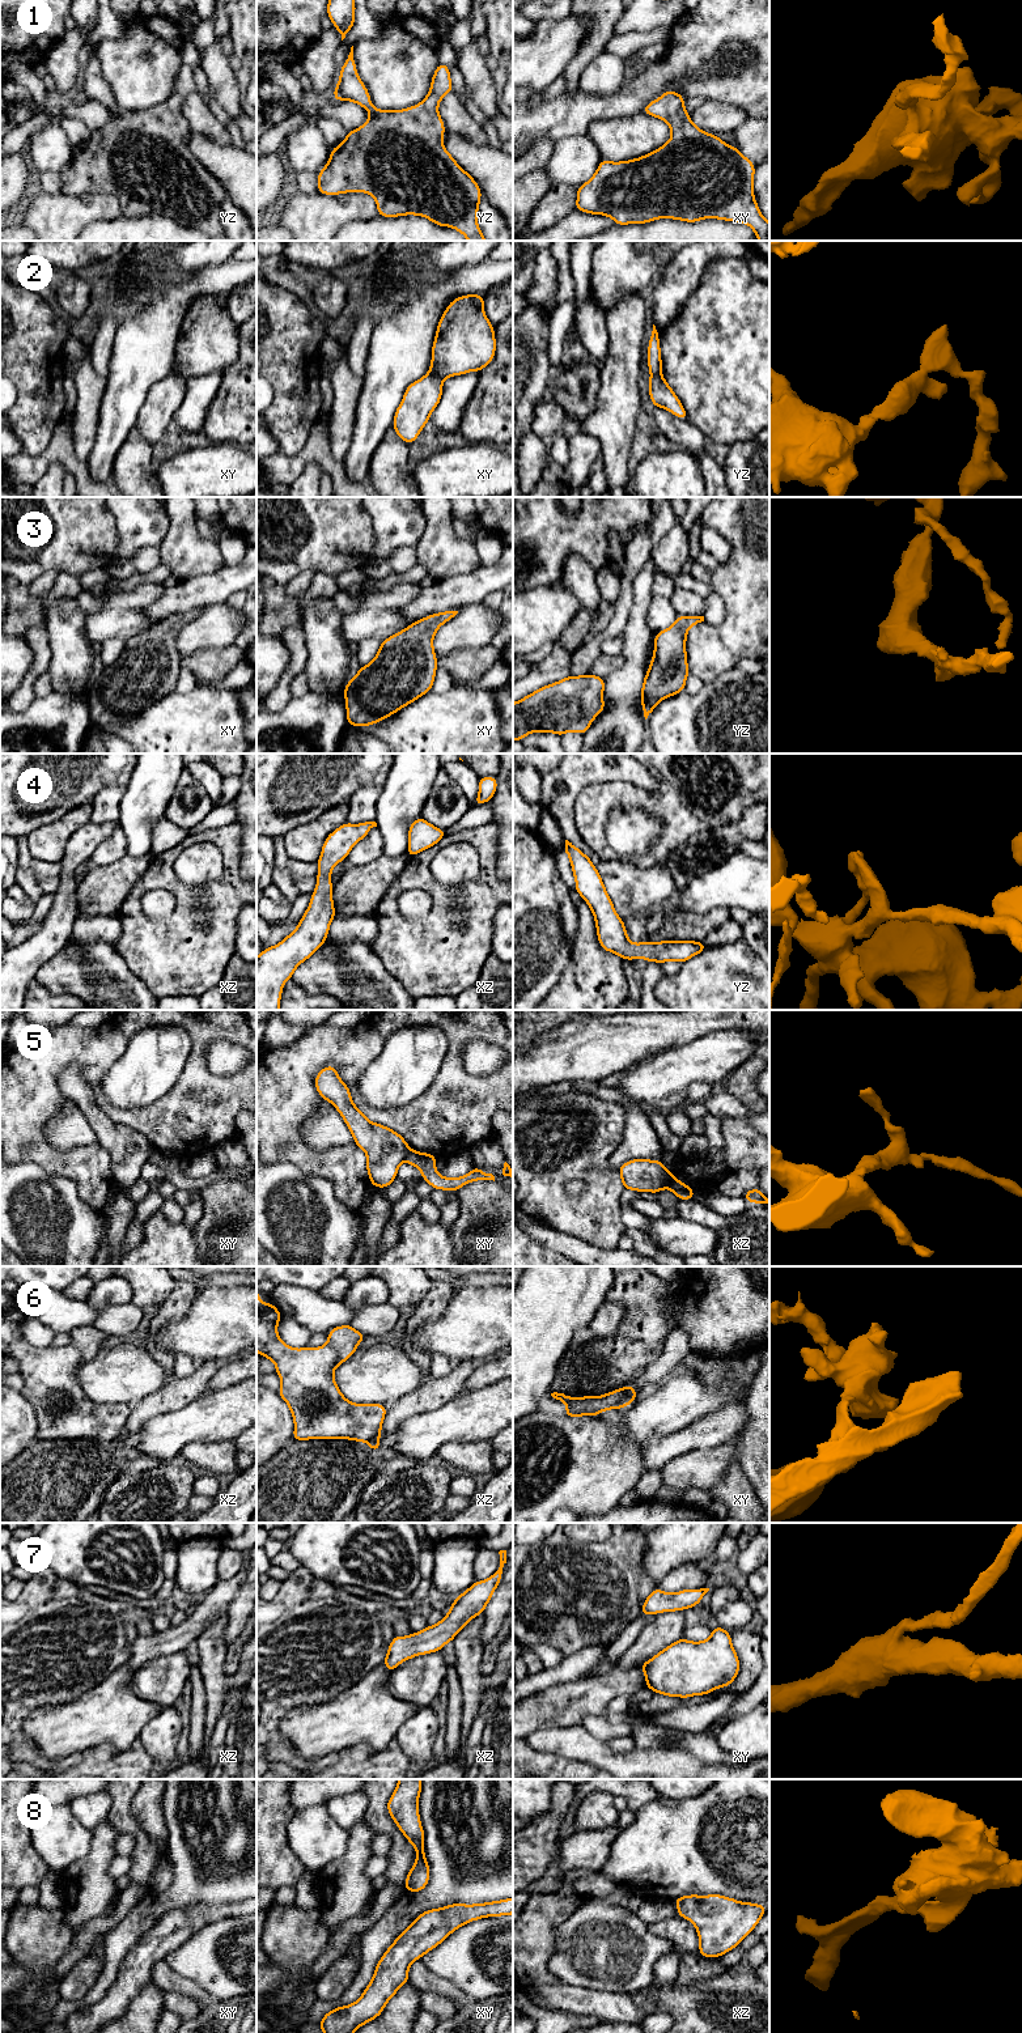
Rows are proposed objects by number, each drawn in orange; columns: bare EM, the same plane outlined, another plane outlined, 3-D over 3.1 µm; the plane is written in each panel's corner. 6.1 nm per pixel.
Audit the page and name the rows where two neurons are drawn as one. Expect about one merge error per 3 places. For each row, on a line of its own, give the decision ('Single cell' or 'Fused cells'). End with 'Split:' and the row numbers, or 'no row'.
1: Single cell
2: Fused cells
3: Single cell
4: Single cell
5: Fused cells
6: Fused cells
7: Single cell
8: Single cell
Split: 2, 5, 6

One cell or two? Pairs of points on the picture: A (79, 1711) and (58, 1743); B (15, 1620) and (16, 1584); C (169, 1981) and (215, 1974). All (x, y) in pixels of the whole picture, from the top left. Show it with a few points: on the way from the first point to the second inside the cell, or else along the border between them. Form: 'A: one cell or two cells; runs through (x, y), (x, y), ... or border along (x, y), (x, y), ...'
A: one cell; runs through (77, 1719), (62, 1735)
B: two cells; border along (25, 1582), (21, 1592), (13, 1600)
C: two cells; border along (164, 1959), (176, 1973), (199, 1985), (206, 1991)

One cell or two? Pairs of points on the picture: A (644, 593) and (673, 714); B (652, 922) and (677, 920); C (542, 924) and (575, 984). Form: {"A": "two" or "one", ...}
{"A": "two", "B": "two", "C": "two"}

